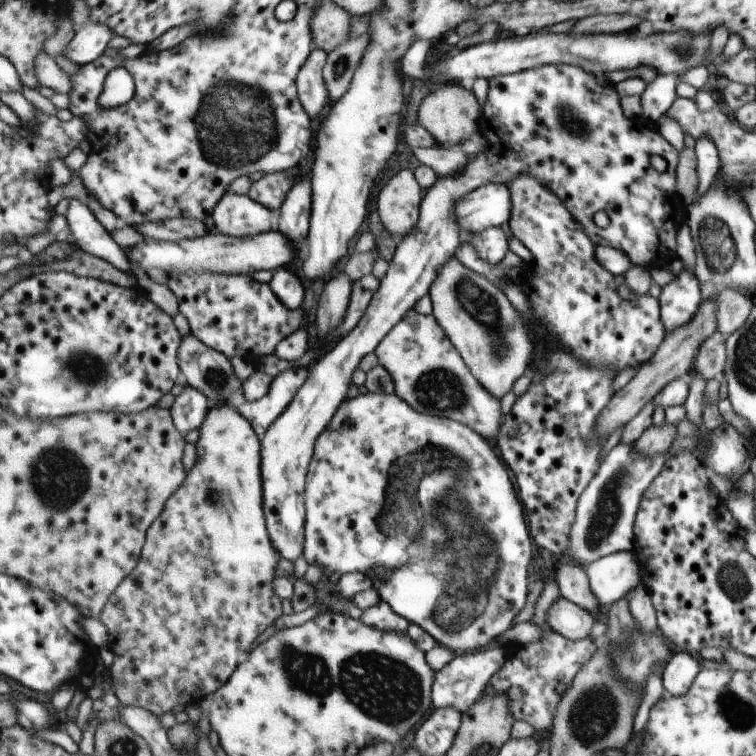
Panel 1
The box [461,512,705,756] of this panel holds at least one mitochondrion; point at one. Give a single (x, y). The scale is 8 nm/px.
(593, 715)

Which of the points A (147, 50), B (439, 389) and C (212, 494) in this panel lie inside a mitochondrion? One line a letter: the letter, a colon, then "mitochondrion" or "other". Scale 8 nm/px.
A: other
B: mitochondrion
C: mitochondrion

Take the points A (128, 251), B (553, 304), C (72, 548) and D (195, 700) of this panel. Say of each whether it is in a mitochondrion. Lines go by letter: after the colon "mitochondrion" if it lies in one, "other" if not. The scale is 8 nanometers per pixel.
A: other
B: other
C: other
D: other

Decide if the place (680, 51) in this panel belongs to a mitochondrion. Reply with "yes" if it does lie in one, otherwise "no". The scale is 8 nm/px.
yes

